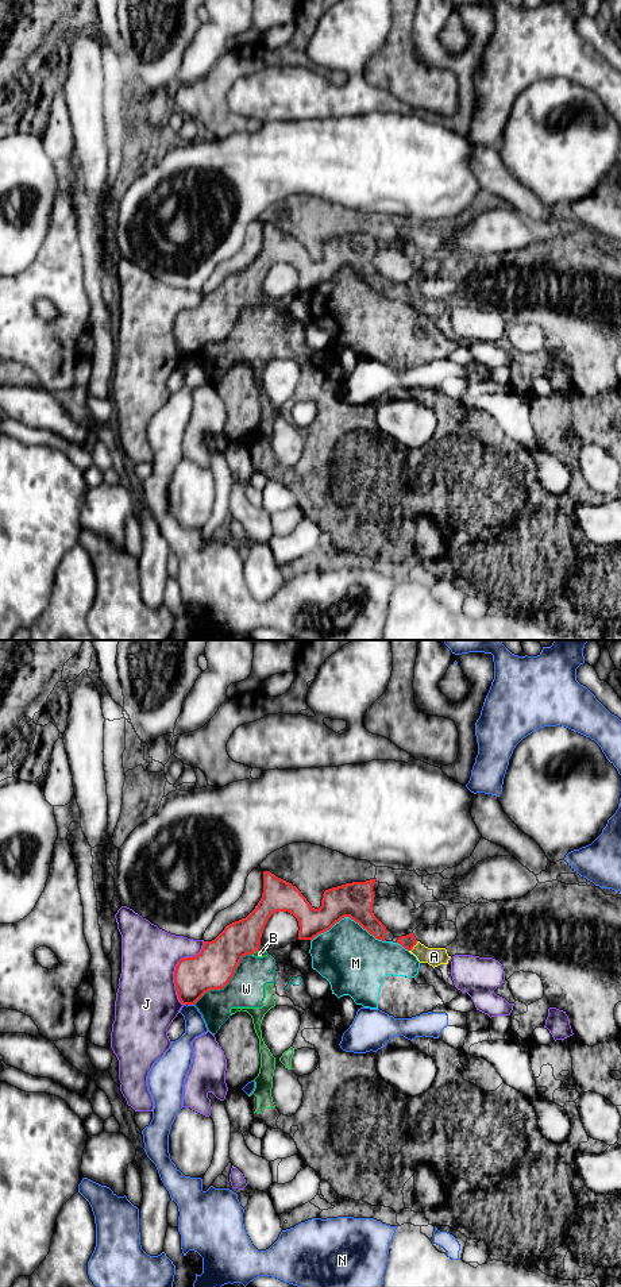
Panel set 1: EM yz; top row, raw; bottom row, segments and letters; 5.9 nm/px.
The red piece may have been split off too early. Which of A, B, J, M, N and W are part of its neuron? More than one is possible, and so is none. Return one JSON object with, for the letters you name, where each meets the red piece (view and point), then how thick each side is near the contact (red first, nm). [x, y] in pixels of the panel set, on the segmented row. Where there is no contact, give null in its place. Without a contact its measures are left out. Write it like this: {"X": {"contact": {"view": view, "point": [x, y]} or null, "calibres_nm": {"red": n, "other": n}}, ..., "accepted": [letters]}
{"A": {"contact": {"view": "yz", "point": [413, 946]}, "calibres_nm": {"red": 90, "other": 110}}, "accepted": ["A"]}

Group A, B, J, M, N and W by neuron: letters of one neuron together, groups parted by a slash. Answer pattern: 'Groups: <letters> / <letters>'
Groups: A / B M W / J / N

